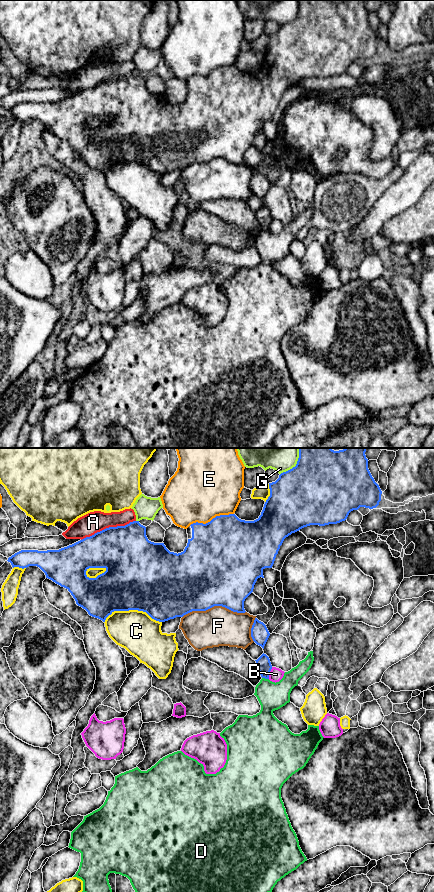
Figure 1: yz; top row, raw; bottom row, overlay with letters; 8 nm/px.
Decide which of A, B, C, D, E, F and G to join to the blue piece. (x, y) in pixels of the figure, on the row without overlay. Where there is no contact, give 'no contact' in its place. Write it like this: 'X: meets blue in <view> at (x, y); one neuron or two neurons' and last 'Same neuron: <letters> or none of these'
A: meets blue in yz at (109, 79); two neurons
B: meets blue in yz at (269, 225); two neurons
C: meets blue in yz at (133, 161); two neurons
D: meets blue in yz at (265, 230); two neurons
E: meets blue in yz at (212, 71); two neurons
F: meets blue in yz at (213, 158); two neurons
G: meets blue in yz at (296, 16); two neurons
Same neuron: none of these

